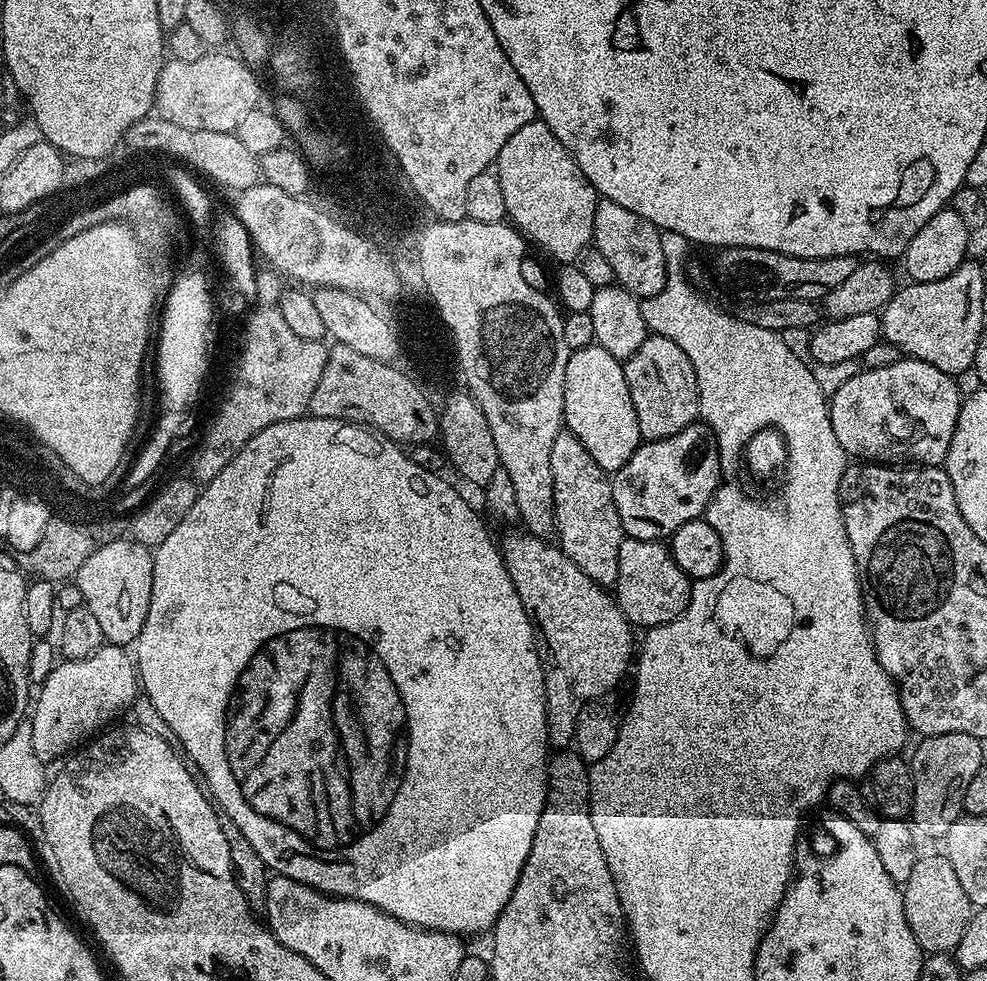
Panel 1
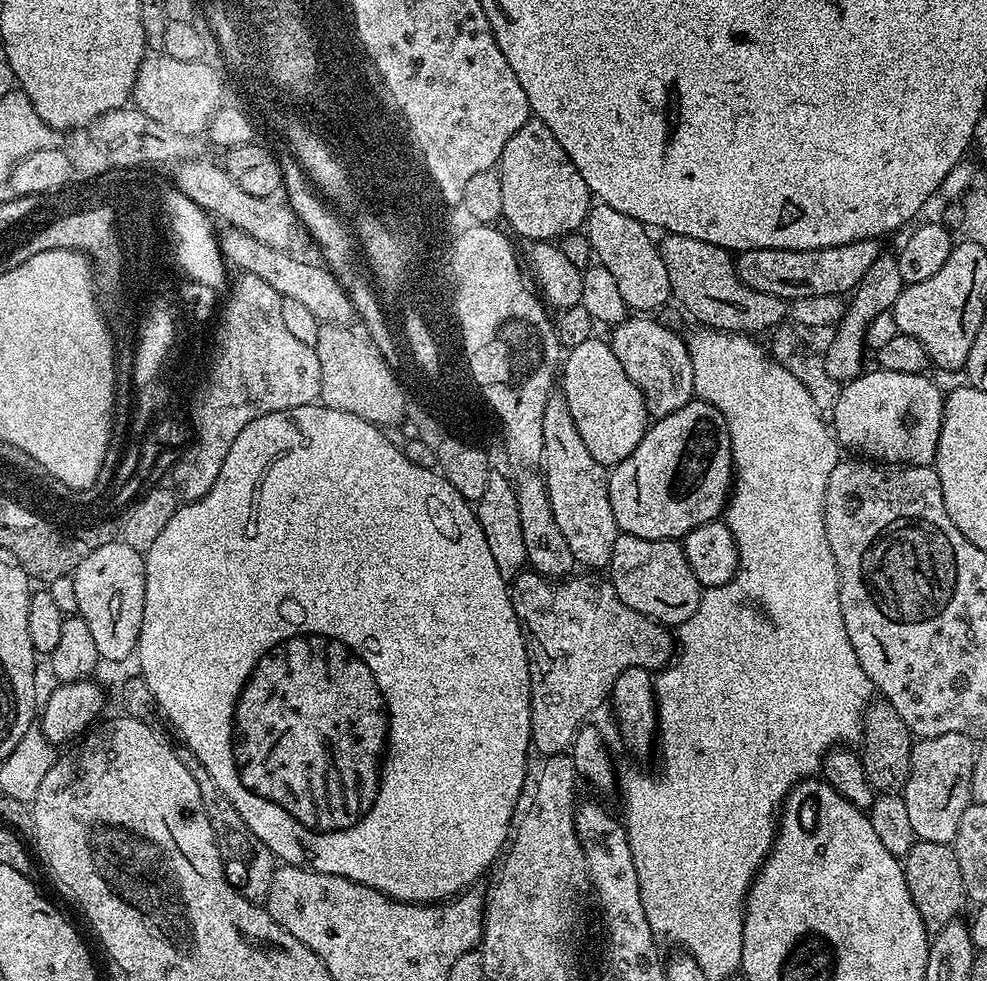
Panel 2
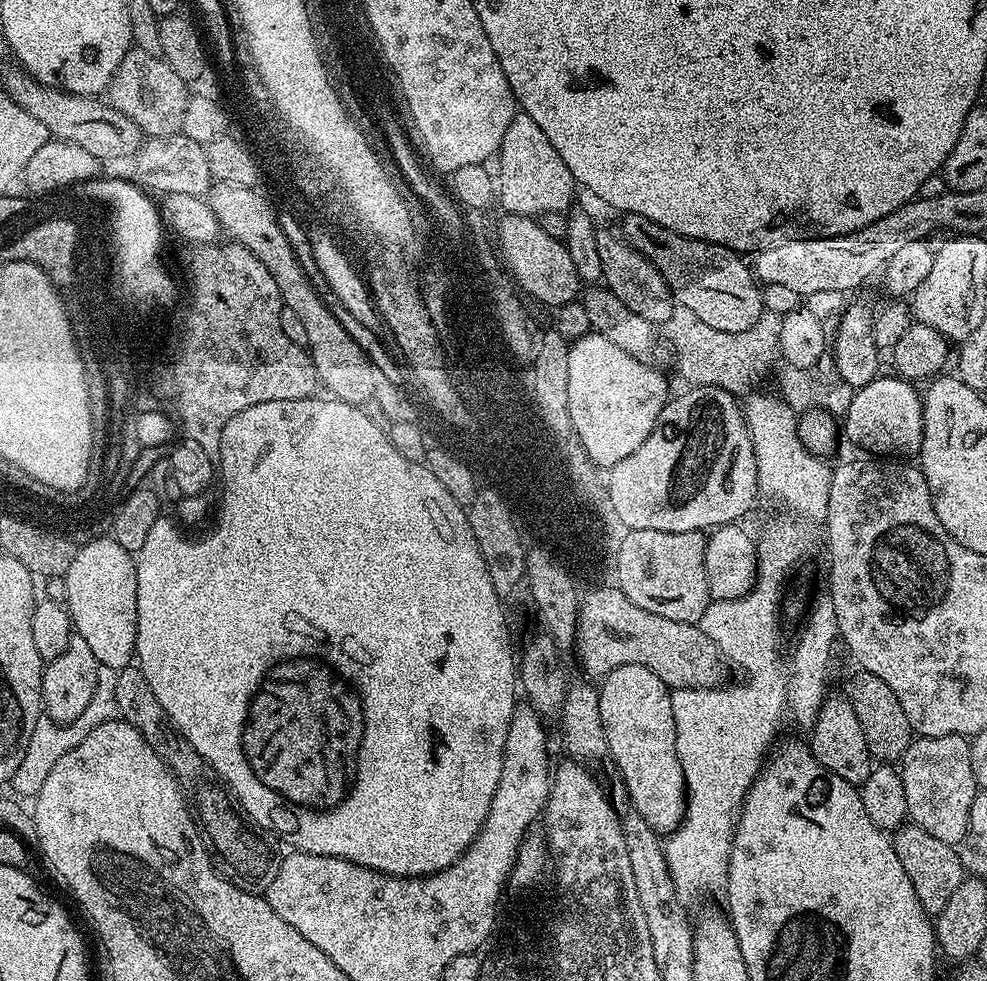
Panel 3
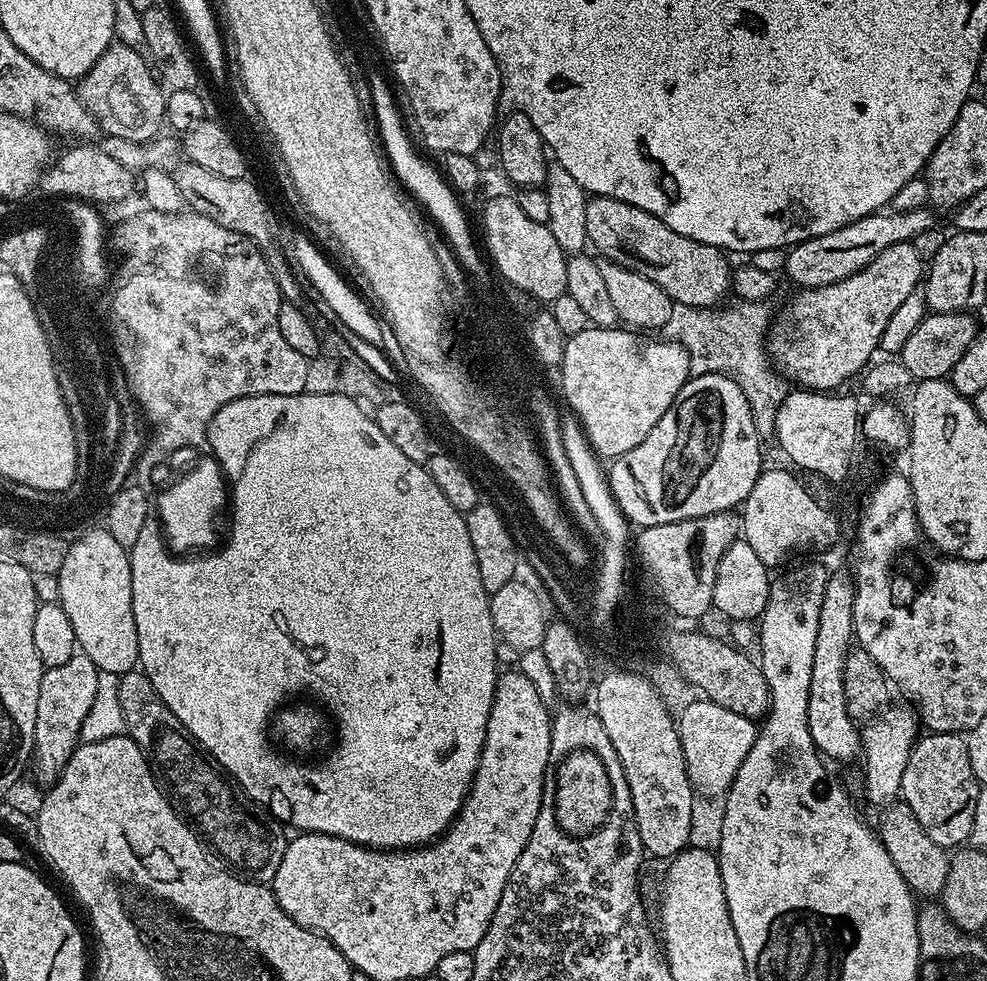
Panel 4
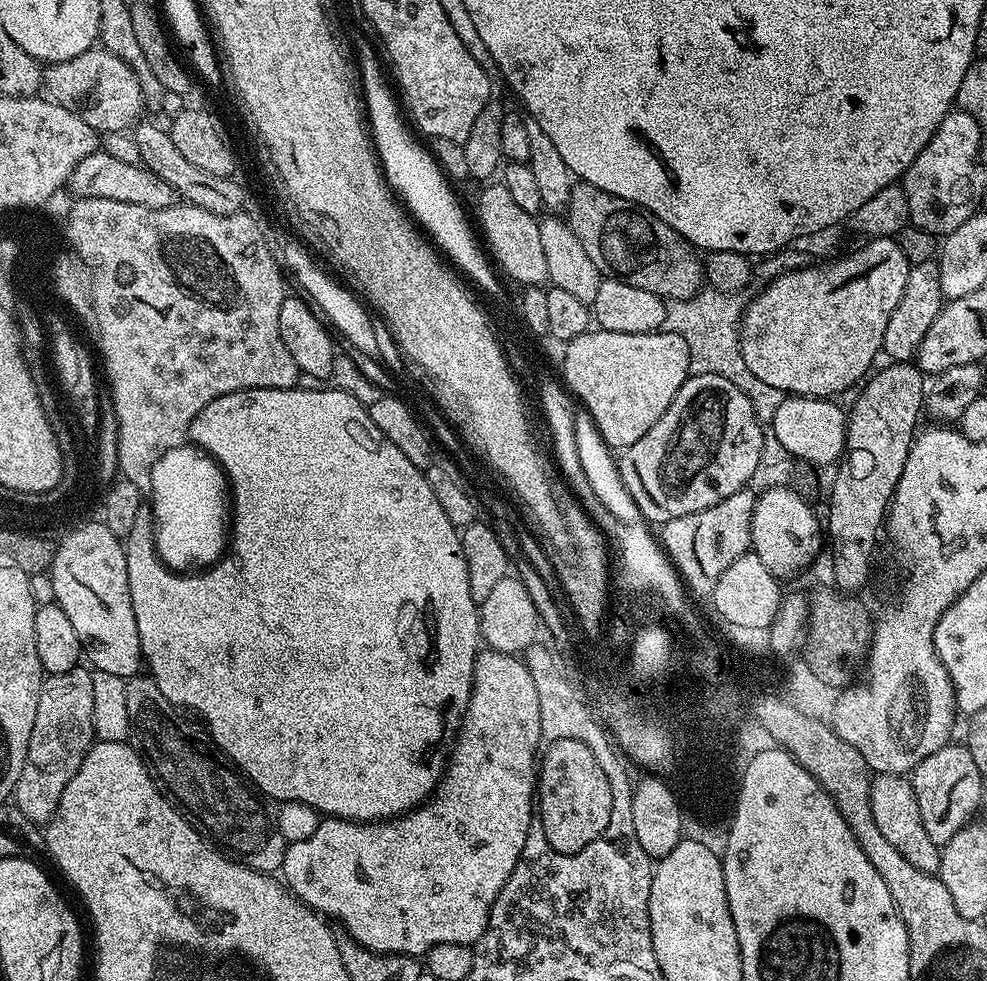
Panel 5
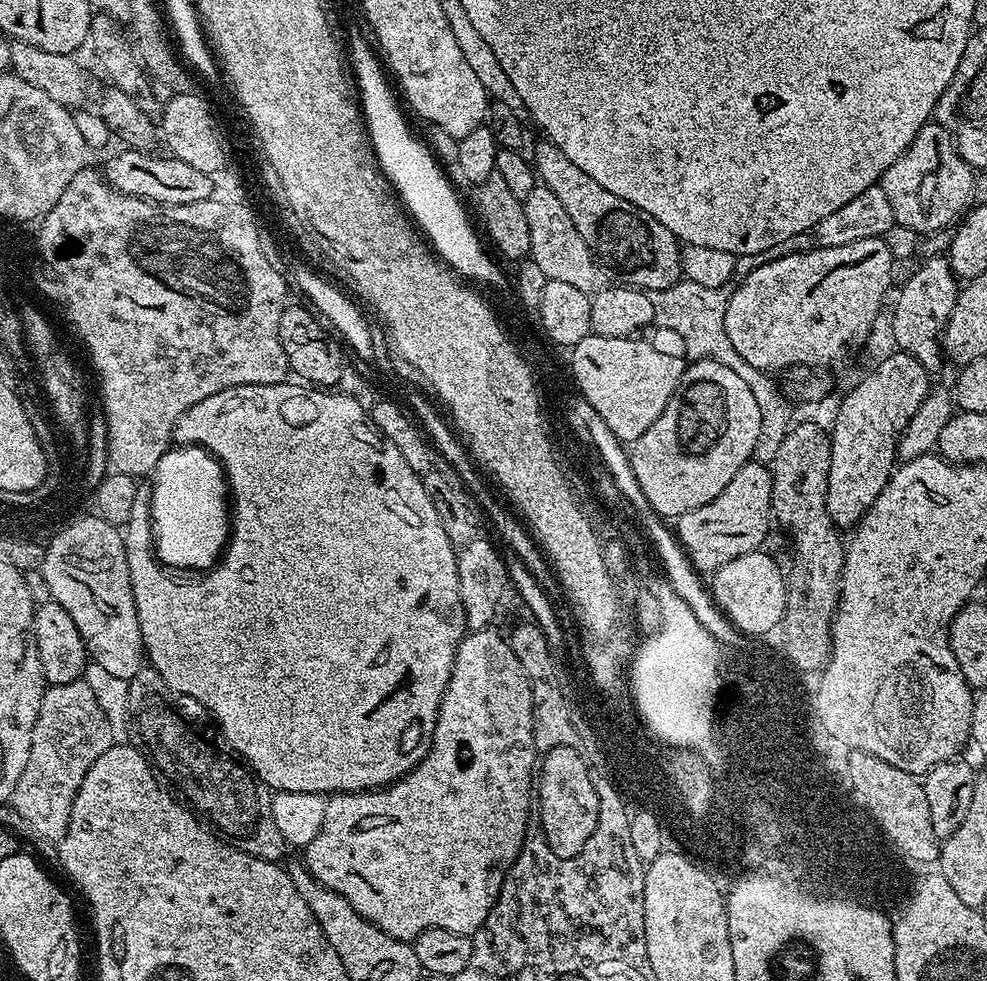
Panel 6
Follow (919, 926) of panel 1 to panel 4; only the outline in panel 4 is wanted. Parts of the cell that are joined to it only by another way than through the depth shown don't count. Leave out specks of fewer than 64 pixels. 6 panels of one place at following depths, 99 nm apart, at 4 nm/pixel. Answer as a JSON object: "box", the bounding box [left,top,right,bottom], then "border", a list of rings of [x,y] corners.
{"box":[878,802,952,897],"border":[[[893,802],[881,812],[884,813],[880,816],[878,835],[882,846],[886,846],[886,854],[890,854],[890,862],[898,866],[898,874],[902,874],[917,897],[939,897],[946,886],[946,874],[950,874],[952,865],[949,849],[938,846],[938,842],[934,842],[934,838],[930,838],[926,830],[922,830],[922,822],[914,818],[914,810],[910,810],[908,804]]]}

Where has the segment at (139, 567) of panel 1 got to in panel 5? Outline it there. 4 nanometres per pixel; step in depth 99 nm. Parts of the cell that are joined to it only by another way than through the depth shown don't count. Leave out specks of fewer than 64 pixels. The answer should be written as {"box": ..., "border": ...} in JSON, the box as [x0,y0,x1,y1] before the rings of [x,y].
{"box":[50,524,142,678],"border":[[[77,524],[52,553],[50,579],[52,599],[66,610],[66,618],[70,618],[74,634],[78,634],[83,655],[89,660],[87,663],[110,675],[123,678],[137,675],[142,668],[140,639],[138,622],[134,622],[134,606],[130,602],[121,537],[110,538],[104,528]]]}

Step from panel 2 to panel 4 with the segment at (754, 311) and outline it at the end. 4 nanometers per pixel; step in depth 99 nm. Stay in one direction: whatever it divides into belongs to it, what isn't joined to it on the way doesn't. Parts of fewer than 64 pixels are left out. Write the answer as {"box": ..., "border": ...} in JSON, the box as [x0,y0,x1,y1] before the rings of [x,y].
{"box":[586,196,733,308],"border":[[[592,196],[586,206],[586,234],[589,245],[593,249],[596,247],[603,259],[614,262],[618,266],[626,266],[626,270],[634,270],[650,278],[654,286],[662,286],[665,294],[677,304],[695,308],[711,308],[719,305],[724,295],[729,295],[733,269],[728,268],[727,258],[729,257],[721,249],[710,246],[706,242],[697,242],[694,238],[686,238],[670,230],[666,222],[654,218],[654,214],[646,210],[638,210],[638,206],[618,202],[618,198]]]}

